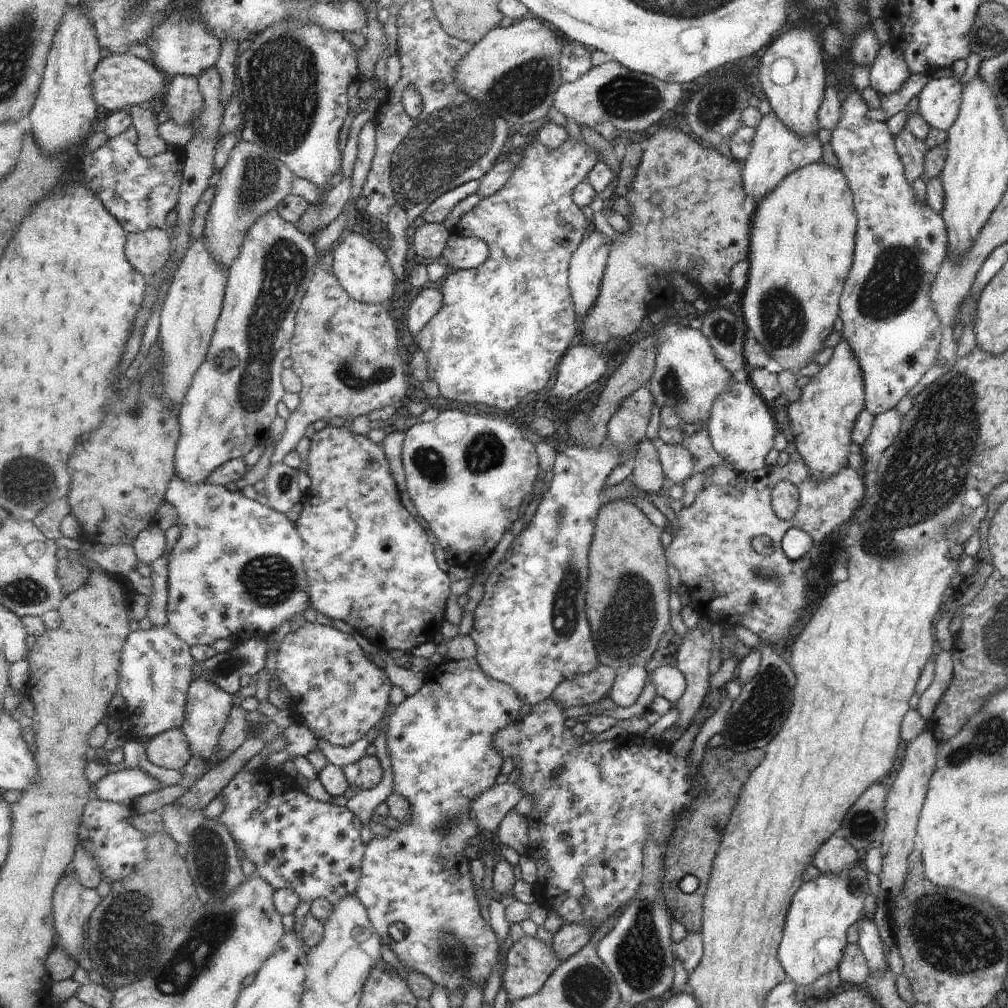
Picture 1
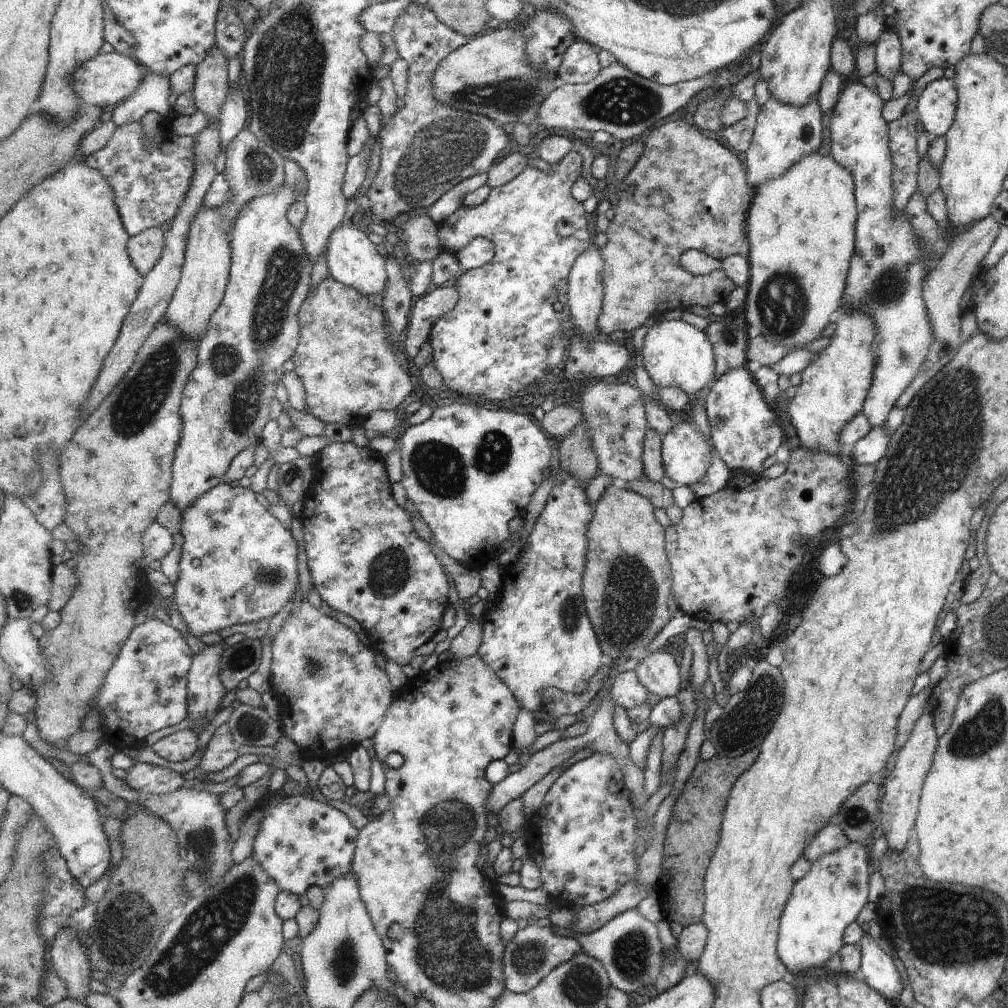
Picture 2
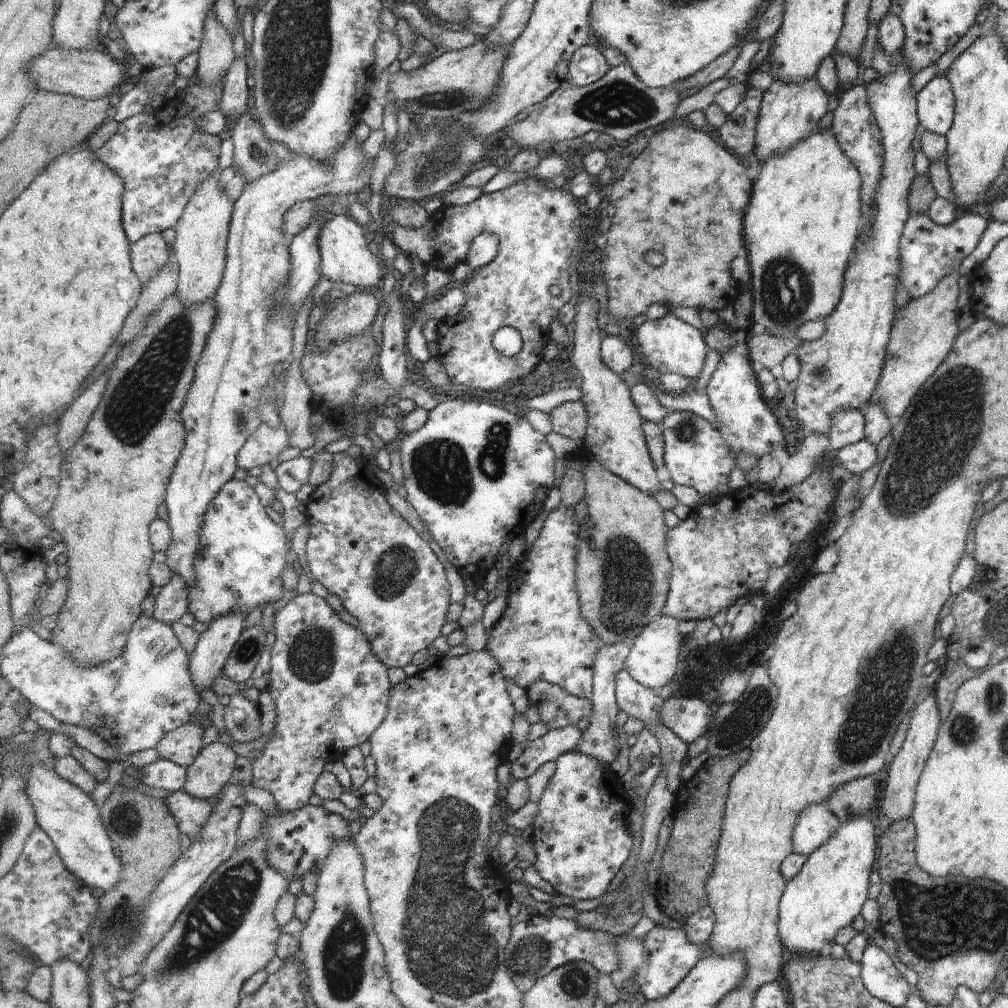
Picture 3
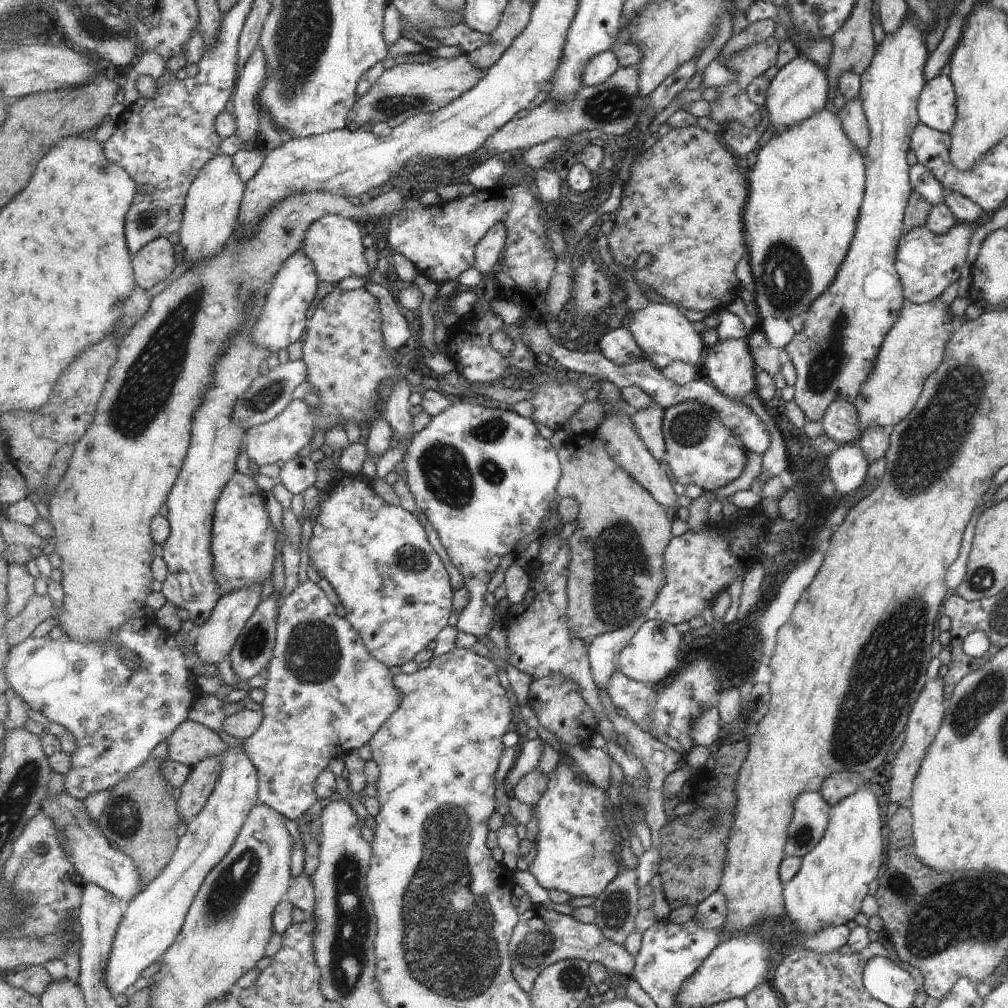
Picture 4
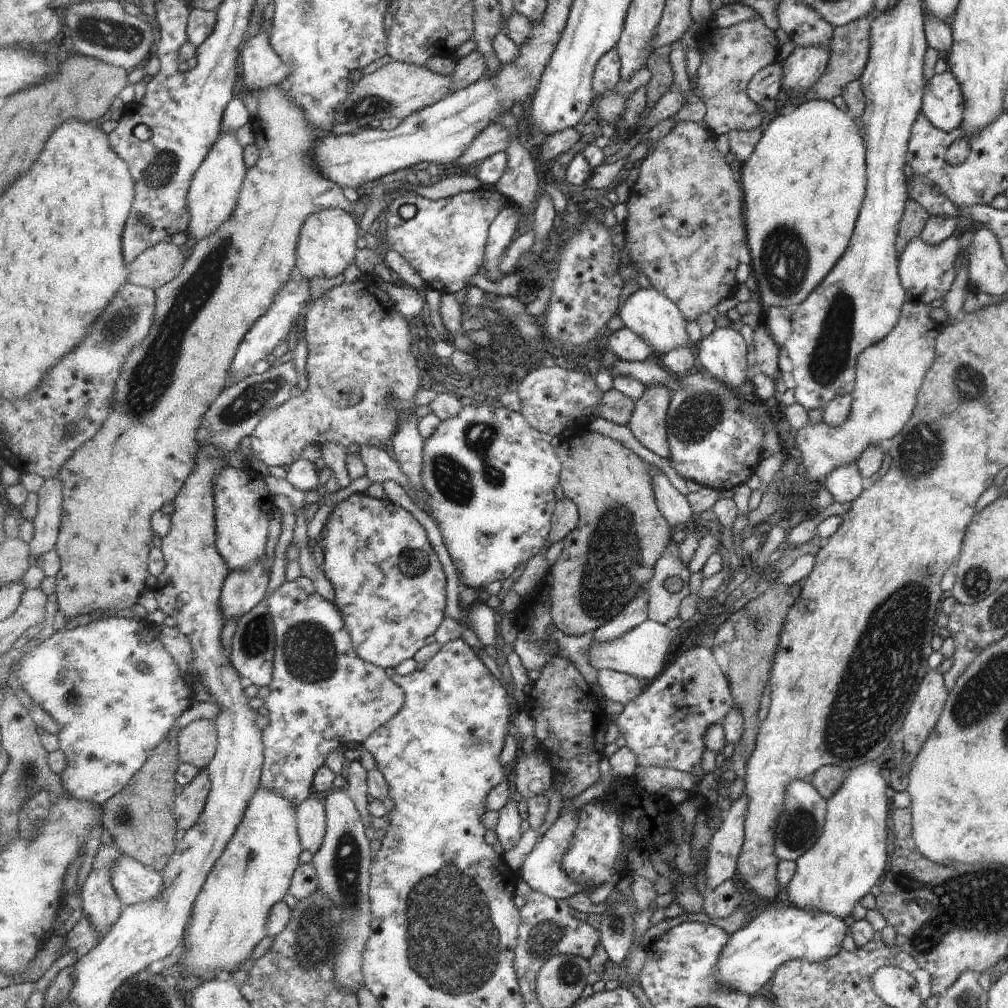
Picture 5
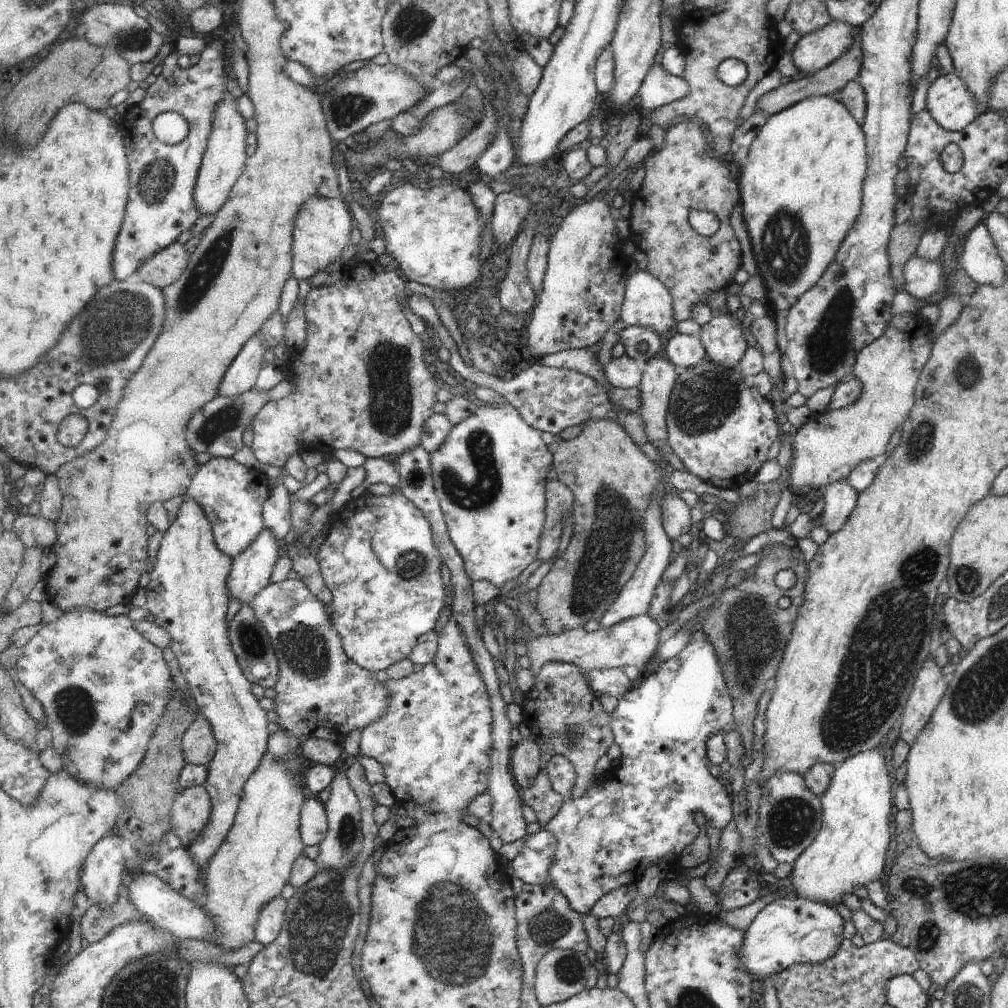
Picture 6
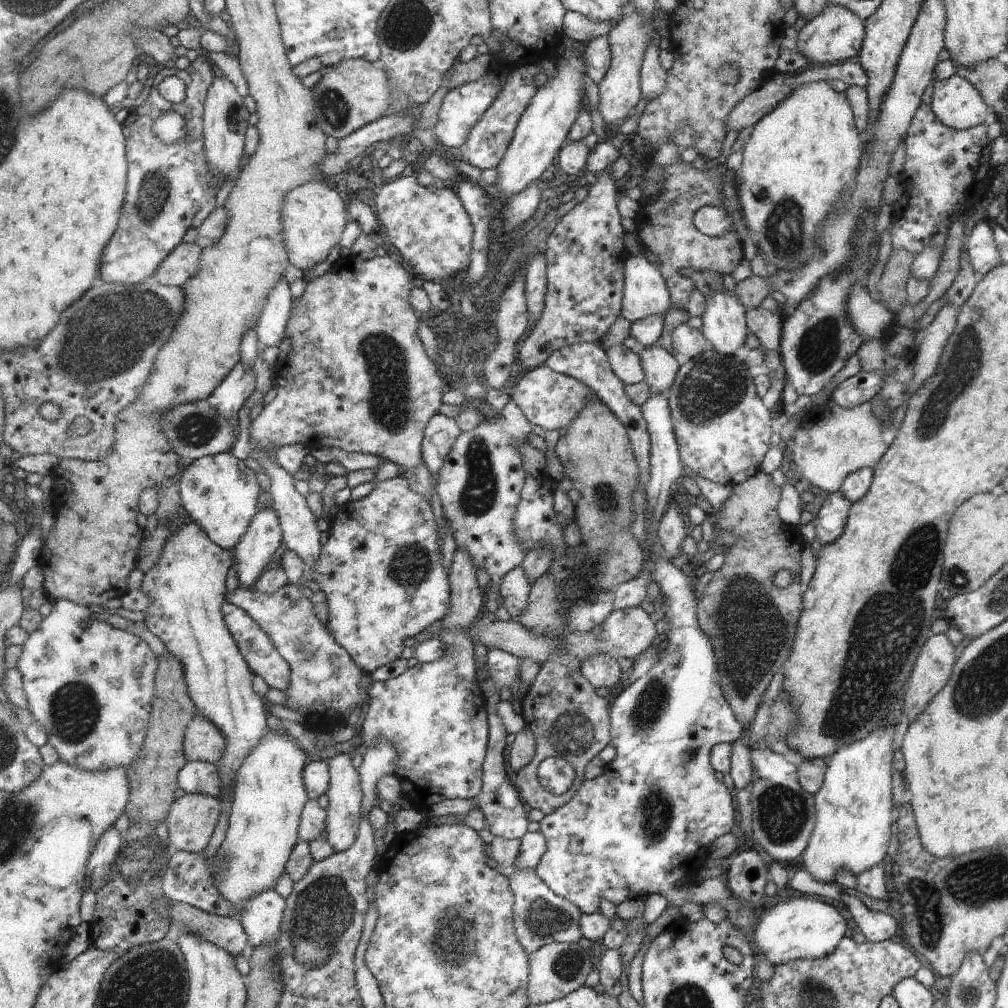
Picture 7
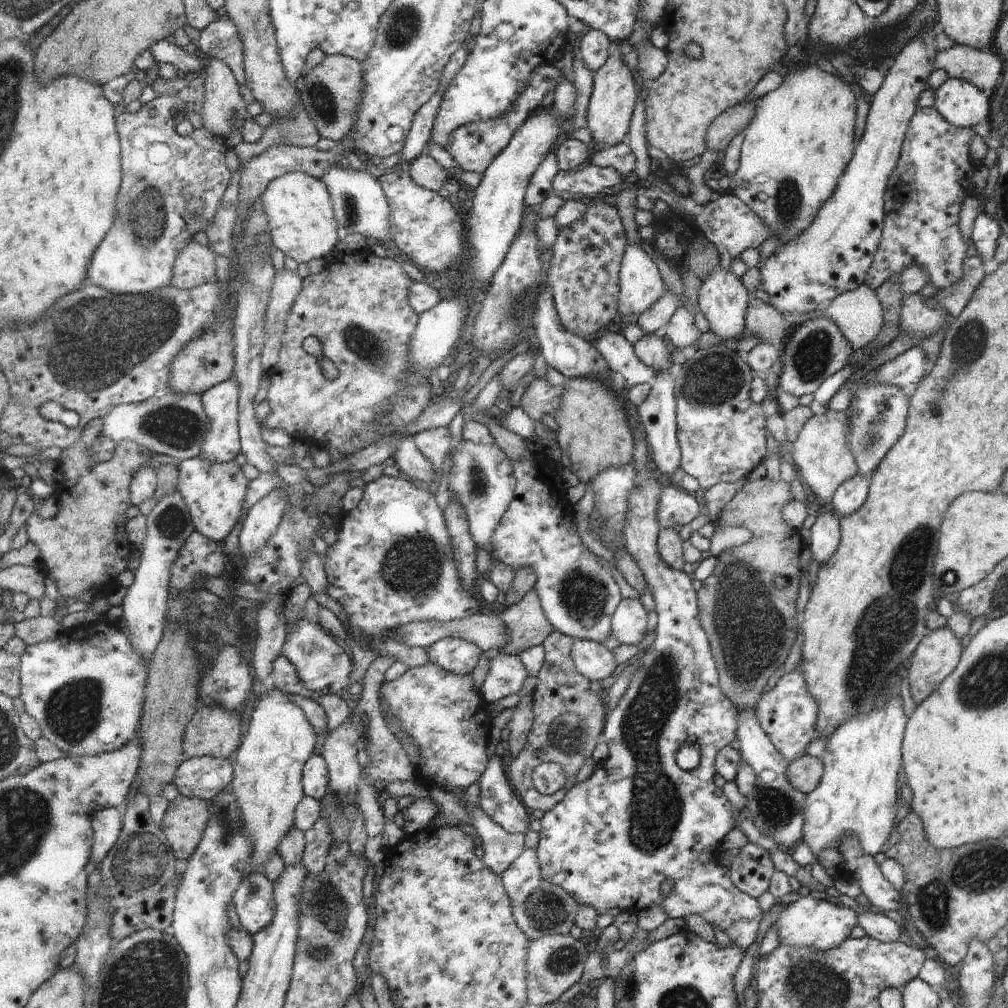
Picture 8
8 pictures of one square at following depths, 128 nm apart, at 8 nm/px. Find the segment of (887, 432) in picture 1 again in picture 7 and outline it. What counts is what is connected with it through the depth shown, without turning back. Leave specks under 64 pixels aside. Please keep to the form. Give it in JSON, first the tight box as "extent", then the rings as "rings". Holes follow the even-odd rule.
{"extent":[813,492,850,545],"rings":[[[839,492],[826,493],[813,518],[813,528],[821,545],[841,536],[850,502]]]}

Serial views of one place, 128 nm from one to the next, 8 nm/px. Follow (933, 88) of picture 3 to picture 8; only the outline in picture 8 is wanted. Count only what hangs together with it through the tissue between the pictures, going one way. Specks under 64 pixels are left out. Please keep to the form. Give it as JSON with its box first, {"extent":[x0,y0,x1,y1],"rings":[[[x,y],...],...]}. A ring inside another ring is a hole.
{"extent":[934,78,989,128],"rings":[[[948,78],[934,90],[935,111],[956,128],[973,128],[989,115],[989,95],[962,79]]]}

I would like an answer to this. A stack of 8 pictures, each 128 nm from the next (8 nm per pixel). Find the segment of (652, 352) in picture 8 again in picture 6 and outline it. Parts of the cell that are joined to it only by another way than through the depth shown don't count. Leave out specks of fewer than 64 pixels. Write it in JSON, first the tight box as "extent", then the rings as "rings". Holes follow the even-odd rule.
{"extent":[640,353,692,474],"rings":[[[662,353],[655,356],[652,360],[649,360],[646,364],[643,364],[644,378],[642,379],[640,390],[643,400],[643,406],[641,406],[641,416],[645,420],[645,430],[647,430],[647,438],[651,440],[651,446],[656,448],[659,446],[659,450],[665,452],[665,456],[671,460],[671,465],[675,470],[686,471],[692,474],[685,468],[685,464],[679,459],[679,456],[674,454],[671,446],[668,444],[668,425],[666,422],[668,416],[669,404],[671,401],[671,394],[675,389],[677,378],[679,376],[679,369],[667,356]]]}

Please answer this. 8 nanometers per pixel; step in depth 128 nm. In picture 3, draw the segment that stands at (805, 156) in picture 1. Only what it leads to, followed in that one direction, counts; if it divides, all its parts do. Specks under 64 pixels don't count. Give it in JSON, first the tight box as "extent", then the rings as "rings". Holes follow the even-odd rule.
{"extent":[754,78,827,164],"rings":[[[814,78],[805,79],[795,85],[783,81],[773,81],[762,92],[758,106],[754,134],[754,155],[759,164],[770,156],[784,153],[796,142],[805,140],[811,133],[817,131],[817,122],[825,114],[827,102],[827,94],[822,91]]]}

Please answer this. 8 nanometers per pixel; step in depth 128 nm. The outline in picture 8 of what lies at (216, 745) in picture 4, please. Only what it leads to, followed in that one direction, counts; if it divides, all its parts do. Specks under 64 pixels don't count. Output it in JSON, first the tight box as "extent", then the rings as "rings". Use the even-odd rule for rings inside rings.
{"extent":[186,704,242,759],"rings":[[[201,704],[186,730],[187,759],[205,756],[228,759],[237,752],[242,744],[240,714],[223,706]]]}

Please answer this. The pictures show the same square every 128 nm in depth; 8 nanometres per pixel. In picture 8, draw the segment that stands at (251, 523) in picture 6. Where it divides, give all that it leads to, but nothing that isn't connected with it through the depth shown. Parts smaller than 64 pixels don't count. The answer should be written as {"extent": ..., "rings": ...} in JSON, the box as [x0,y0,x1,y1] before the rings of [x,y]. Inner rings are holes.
{"extent":[177,458,249,542],"rings":[[[205,458],[187,459],[179,463],[180,478],[177,489],[181,492],[196,531],[201,532],[215,542],[223,542],[239,524],[243,516],[245,496],[249,492],[249,478],[244,476],[243,470],[237,462],[227,464],[211,464]]]}

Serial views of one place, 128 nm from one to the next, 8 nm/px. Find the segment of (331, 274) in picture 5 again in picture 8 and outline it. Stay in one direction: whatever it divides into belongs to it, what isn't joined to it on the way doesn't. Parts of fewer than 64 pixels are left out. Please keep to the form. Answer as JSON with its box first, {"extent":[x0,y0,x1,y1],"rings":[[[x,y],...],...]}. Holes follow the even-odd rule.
{"extent":[261,172,342,264],"rings":[[[289,172],[280,178],[274,179],[261,196],[263,210],[269,218],[269,234],[272,236],[274,246],[282,251],[285,256],[290,256],[298,264],[306,264],[309,260],[322,258],[327,260],[327,255],[333,248],[342,248],[338,236],[338,217],[335,216],[334,200],[330,189],[325,182],[305,172]]]}

